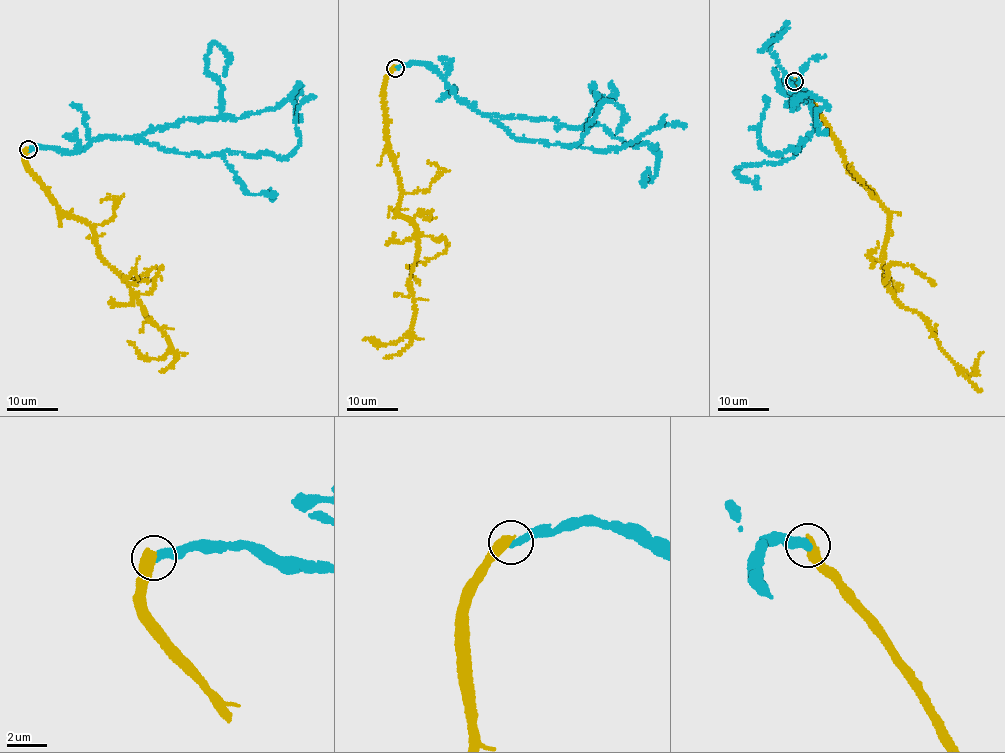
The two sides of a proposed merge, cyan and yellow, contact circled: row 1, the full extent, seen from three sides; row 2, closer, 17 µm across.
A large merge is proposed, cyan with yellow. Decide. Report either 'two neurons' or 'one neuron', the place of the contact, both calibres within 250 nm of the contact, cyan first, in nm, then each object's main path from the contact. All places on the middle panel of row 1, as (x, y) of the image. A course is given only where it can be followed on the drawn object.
two neurons; at (395, 68); 400 nm thick on the cyan side, 600 nm on the other; cyan runs (395, 68), (413, 63), (436, 68), (452, 92), (519, 140), (604, 152), (664, 122), (685, 125); yellow runs (395, 68), (381, 102), (400, 190), (395, 213), (413, 223), (417, 246), (414, 310), (396, 342), (363, 339)

